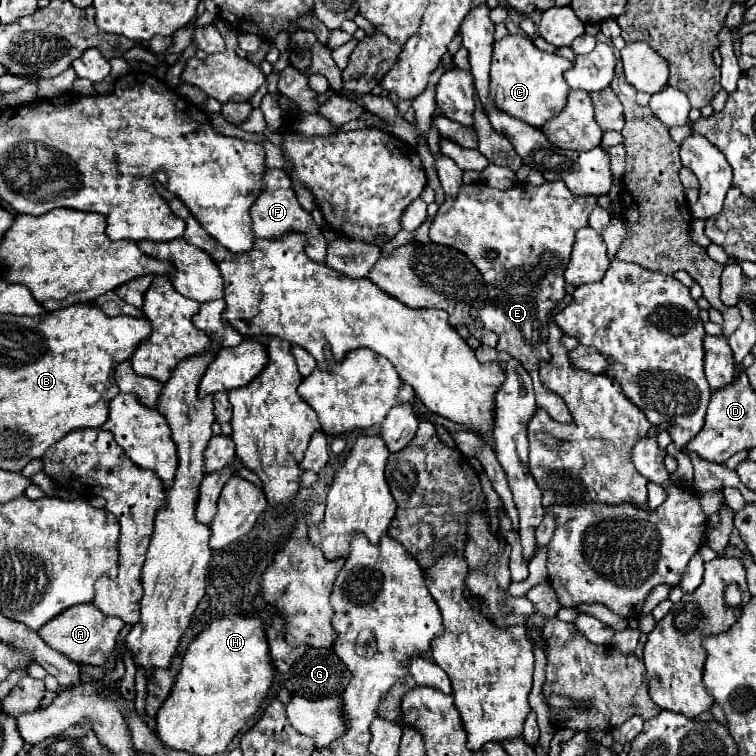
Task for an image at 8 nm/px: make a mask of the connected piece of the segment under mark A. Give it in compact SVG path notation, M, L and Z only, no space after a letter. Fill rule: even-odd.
M81 603L65 609L61 615L51 619L47 625L43 625L37 633L39 637L53 647L55 651L63 653L67 659L71 659L77 665L99 665L103 667L107 663L109 653L115 647L117 635L123 629L123 621L117 617L103 615L93 603Z

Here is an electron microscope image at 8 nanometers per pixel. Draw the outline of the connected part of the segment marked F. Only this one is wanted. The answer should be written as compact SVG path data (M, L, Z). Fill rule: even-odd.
M267 169L265 171L265 191L261 193L261 197L253 203L251 207L251 219L253 219L253 231L255 237L263 237L263 239L279 239L287 233L305 233L309 237L309 257L317 263L325 263L327 257L327 239L323 235L323 231L317 227L317 223L313 221L311 213L307 213L297 197L295 191L291 187L291 179L283 169Z

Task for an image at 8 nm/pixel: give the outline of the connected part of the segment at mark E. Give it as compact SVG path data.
M563 181L543 183L539 187L535 185L517 185L507 191L491 189L485 183L475 185L463 185L457 197L447 197L445 203L439 207L435 221L431 225L431 241L447 247L455 247L463 251L473 265L481 271L487 287L491 303L479 309L479 319L483 325L499 335L499 351L507 351L511 357L519 359L523 367L533 377L535 385L535 397L537 407L545 409L553 419L565 423L573 421L569 417L565 401L551 393L541 381L539 381L539 363L549 361L551 353L547 351L547 333L549 333L549 321L547 313L565 297L565 279L563 273L569 263L569 255L575 243L575 231L589 225L589 213L597 205L597 199L593 195L573 195Z

